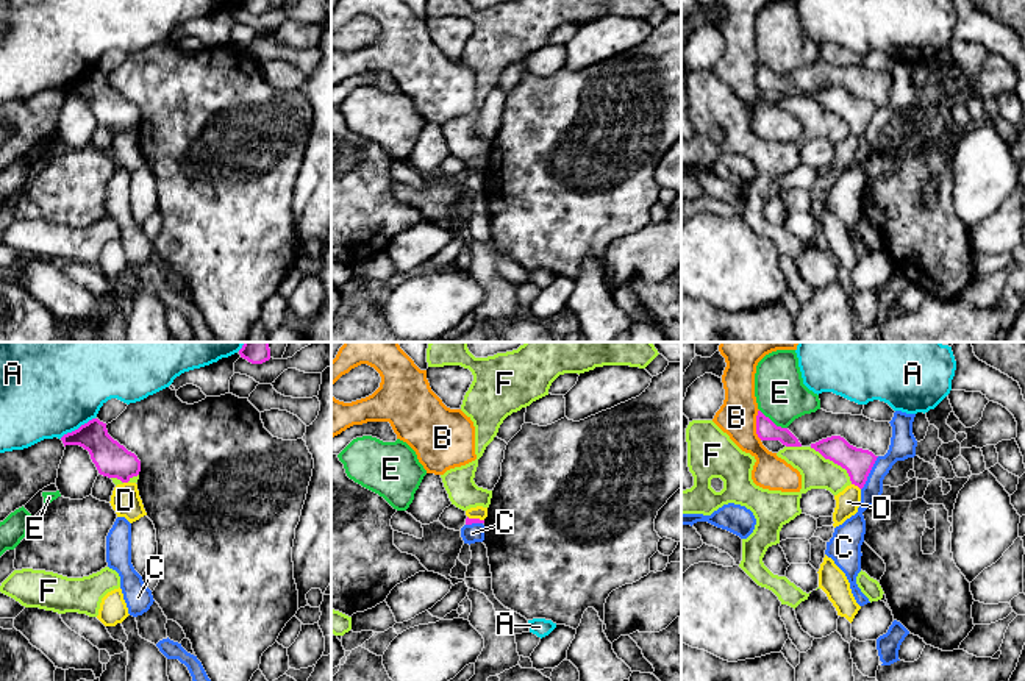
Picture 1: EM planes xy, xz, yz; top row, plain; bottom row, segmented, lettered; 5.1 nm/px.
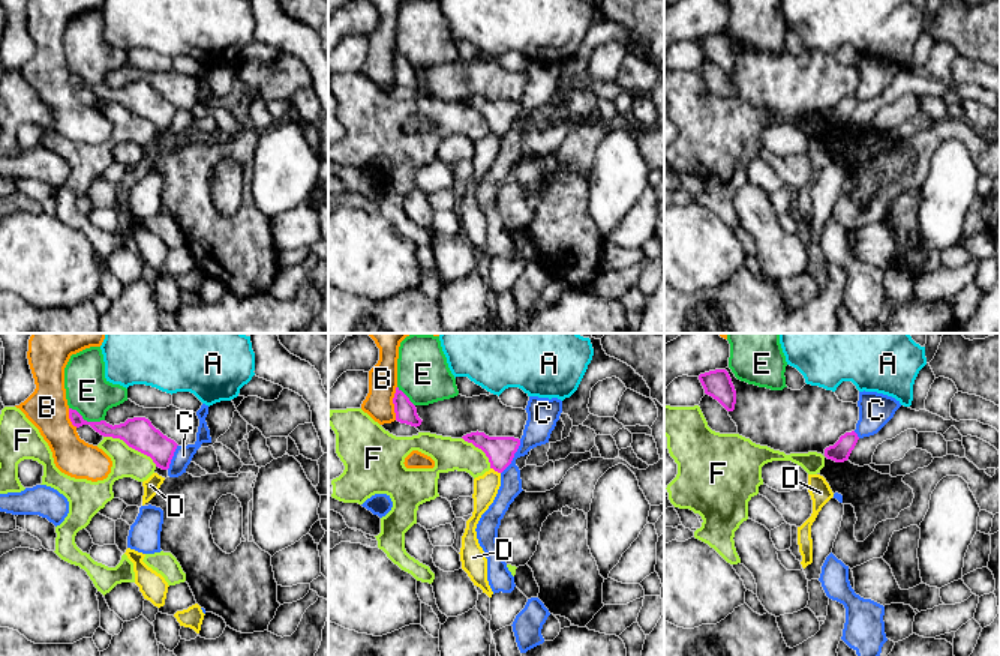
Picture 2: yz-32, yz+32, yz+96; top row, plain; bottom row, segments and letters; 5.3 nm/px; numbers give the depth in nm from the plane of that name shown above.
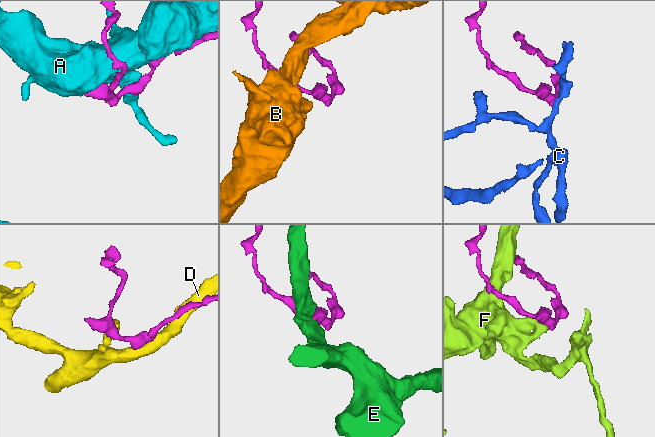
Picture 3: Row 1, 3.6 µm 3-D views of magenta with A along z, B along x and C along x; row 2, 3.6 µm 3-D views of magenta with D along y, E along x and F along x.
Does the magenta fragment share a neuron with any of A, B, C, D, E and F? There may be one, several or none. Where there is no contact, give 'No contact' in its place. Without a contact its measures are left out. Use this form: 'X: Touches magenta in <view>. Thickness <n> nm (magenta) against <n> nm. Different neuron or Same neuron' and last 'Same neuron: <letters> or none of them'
A: Touches magenta in xy. Thickness 180 nm (magenta) against 460 nm. Different neuron
B: Touches magenta in yz. Thickness 110 nm (magenta) against 200 nm. Different neuron
C: Touches magenta in yz. Thickness 150 nm (magenta) against 130 nm. Different neuron
D: Touches magenta in yz. Thickness 150 nm (magenta) against 130 nm. Different neuron
E: Touches magenta in yz. Thickness 110 nm (magenta) against 260 nm. Different neuron
F: Touches magenta in yz. Thickness 150 nm (magenta) against 160 nm. Different neuron
Same neuron: none of them

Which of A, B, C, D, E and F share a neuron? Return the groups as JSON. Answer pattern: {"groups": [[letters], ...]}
{"groups": [["A"], ["B"], ["C"], ["D"], ["E"], ["F"]]}

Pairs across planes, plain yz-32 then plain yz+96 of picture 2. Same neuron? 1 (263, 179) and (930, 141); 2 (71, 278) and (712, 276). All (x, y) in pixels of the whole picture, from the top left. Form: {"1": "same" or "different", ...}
{"1": "different", "2": "same"}

